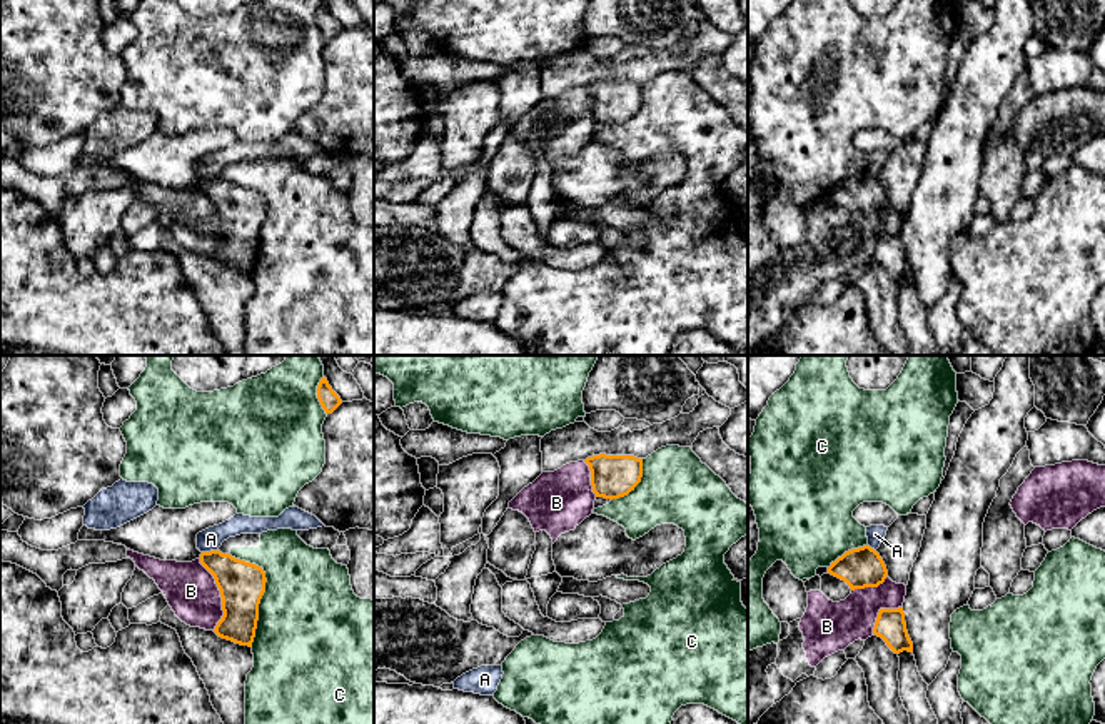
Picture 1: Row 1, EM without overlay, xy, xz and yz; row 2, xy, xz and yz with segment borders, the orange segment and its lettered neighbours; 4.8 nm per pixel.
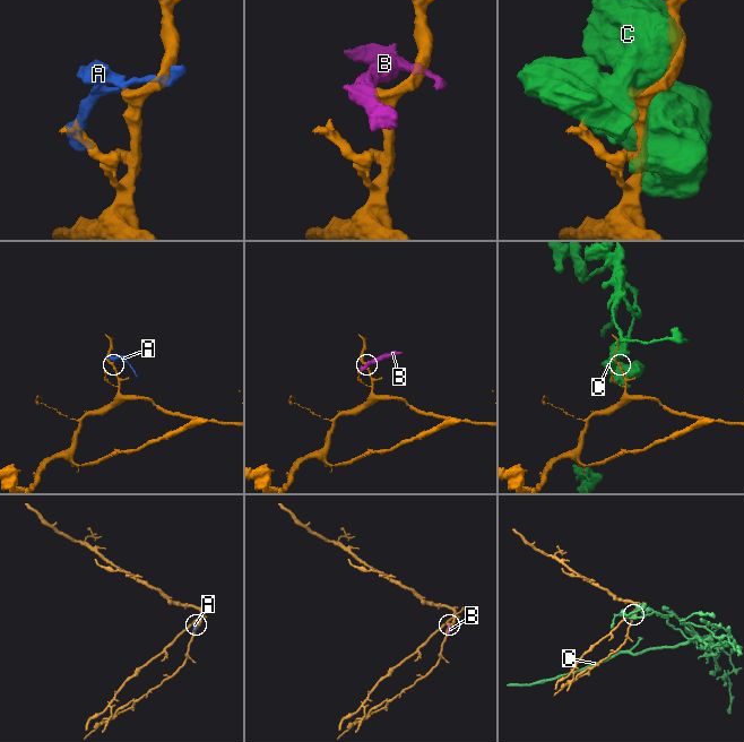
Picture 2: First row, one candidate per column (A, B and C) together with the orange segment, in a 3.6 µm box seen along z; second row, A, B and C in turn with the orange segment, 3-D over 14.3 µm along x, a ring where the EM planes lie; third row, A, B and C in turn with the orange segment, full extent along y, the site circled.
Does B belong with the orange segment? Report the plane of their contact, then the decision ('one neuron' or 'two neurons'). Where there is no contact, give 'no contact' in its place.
meets orange in xy; two neurons

